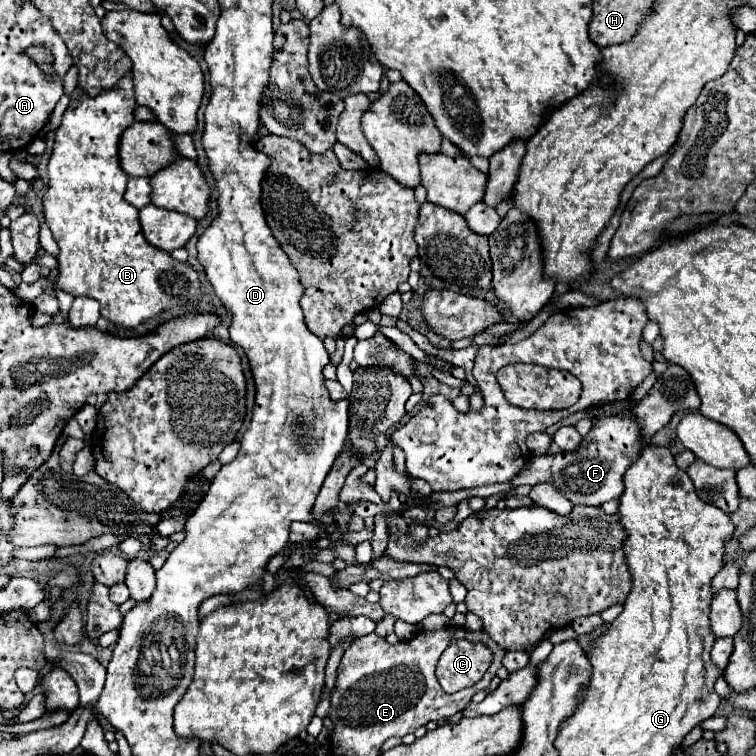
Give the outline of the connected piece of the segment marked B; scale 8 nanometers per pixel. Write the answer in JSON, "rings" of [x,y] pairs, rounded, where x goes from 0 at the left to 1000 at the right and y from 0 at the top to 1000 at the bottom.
{"rings":[[[172,94],[148,118],[135,120],[127,128],[106,126],[95,131],[85,147],[82,165],[74,173],[74,187],[63,216],[63,253],[56,261],[61,298],[79,327],[77,380],[98,393],[114,390],[127,396],[132,401],[132,417],[164,433],[183,433],[188,425],[201,422],[214,411],[238,406],[238,396],[225,390],[222,382],[246,380],[249,369],[262,366],[249,348],[235,348],[233,343],[225,343],[225,335],[209,332],[193,321],[183,292],[183,276],[172,274],[172,269],[164,263],[169,231],[159,221],[156,192],[161,176],[177,163],[177,144],[180,136]]]}

